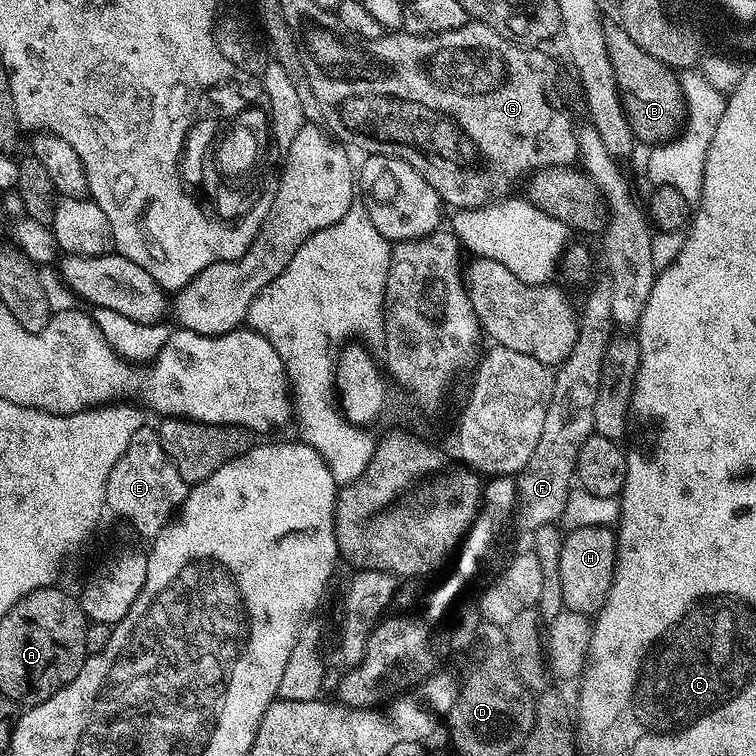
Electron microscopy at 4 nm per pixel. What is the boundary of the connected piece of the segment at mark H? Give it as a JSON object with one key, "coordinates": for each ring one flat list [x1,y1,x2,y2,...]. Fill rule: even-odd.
{"coordinates":[[584,526,571,529,562,539,560,581,563,609,594,616,605,604,616,573,617,546,615,531,608,527]]}

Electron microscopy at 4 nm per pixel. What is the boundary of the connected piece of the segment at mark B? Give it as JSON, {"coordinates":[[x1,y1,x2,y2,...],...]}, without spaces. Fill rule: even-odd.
{"coordinates":[[623,30,608,32,608,53,614,66,616,87,620,90,624,113,628,115,628,124,637,141,644,143,645,140,648,146,667,141,677,131,685,115,684,98,673,69,646,54]]}

